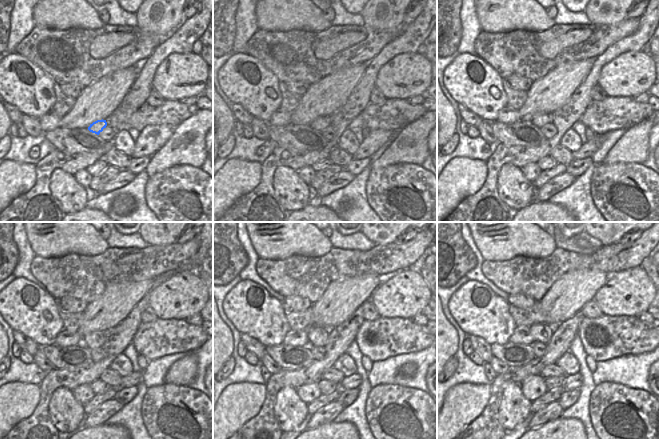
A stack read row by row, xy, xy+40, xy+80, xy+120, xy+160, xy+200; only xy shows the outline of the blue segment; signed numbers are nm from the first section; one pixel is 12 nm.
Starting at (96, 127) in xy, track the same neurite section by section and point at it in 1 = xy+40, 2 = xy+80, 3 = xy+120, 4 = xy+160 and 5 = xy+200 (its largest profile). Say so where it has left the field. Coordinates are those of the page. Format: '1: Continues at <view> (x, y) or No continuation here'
1: Continues at xy+40 (319, 124)
2: Continues at xy+80 (541, 119)
3: Continues at xy+120 (93, 340)
4: Continues at xy+160 (318, 336)
5: Continues at xy+200 (542, 333)

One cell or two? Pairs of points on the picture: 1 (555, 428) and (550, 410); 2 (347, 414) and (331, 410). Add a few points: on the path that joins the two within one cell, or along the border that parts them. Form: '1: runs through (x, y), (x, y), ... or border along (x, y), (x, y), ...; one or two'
1: border along (560, 416), (534, 428); two
2: border along (344, 408), (333, 421); two

